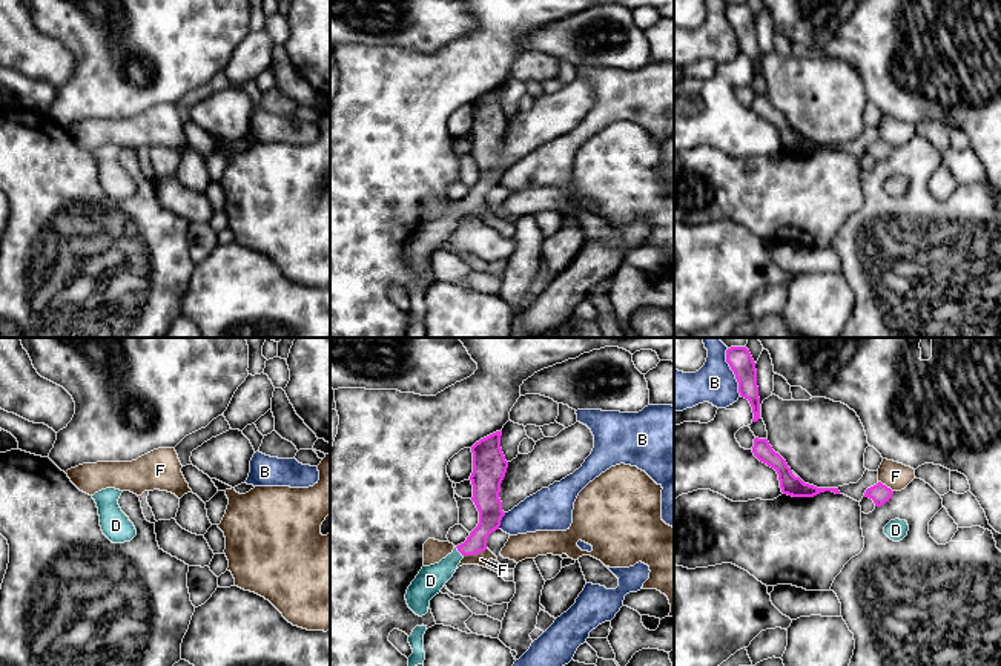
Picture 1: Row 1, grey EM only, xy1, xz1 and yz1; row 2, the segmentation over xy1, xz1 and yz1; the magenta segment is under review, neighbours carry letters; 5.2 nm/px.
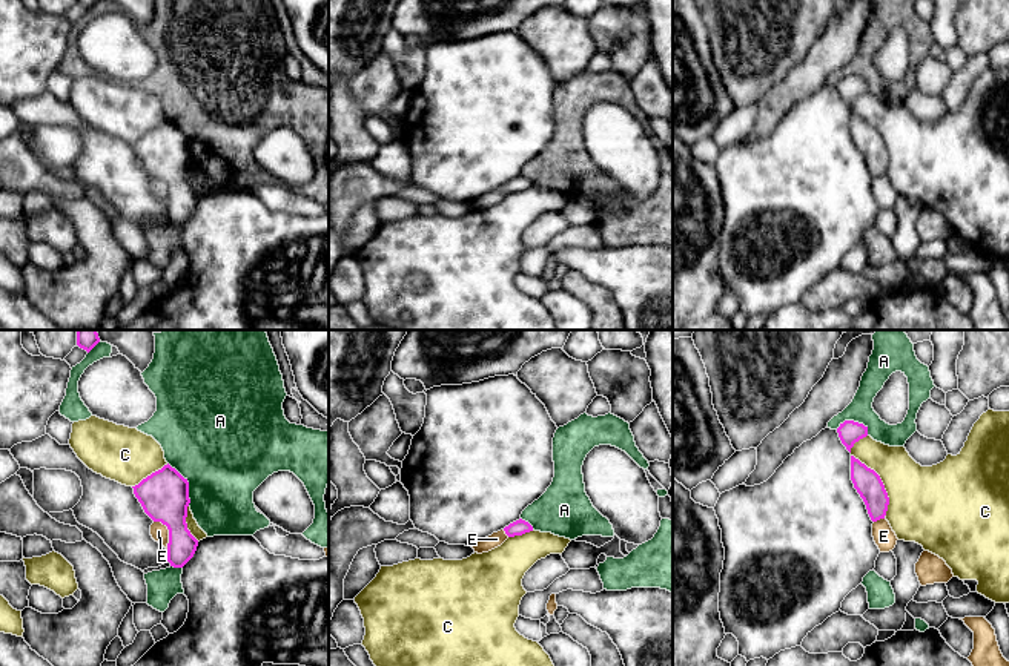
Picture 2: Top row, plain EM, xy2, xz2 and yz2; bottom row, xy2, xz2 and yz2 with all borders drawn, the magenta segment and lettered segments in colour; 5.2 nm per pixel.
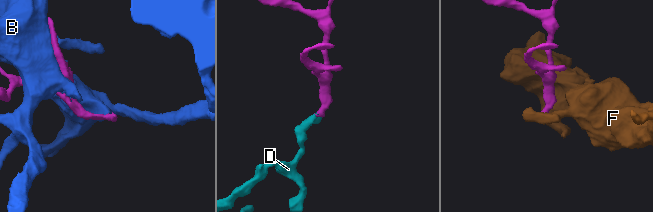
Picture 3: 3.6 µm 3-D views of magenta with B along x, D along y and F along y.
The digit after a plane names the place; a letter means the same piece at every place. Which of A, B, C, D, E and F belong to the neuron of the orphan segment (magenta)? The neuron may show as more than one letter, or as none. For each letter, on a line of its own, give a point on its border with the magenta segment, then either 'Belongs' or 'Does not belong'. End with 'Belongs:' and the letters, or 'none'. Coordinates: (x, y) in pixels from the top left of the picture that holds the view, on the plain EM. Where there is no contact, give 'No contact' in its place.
A: Touches magenta at xy2 (188, 140). Does not belong
B: Touches magenta at yz1 (733, 26). Does not belong
C: Touches magenta at yz2 (882, 138). Does not belong
D: Touches magenta at xz1 (458, 206). Belongs
E: Touches magenta at xy2 (169, 187). Does not belong
F: Touches magenta at xz1 (475, 211). Does not belong
Belongs: D

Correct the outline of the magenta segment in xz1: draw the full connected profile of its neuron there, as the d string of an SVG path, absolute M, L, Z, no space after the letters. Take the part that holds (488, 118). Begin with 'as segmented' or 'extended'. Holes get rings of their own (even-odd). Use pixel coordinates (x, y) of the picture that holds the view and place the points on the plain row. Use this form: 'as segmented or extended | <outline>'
extended | M502 86L481 95L471 103L471 157L479 167L477 183L464 199L454 203L453 209L439 219L422 223L407 246L407 261L419 273L428 269L430 256L439 250L444 241L453 233L461 216L465 212L476 212L485 207L488 192L500 183L505 169L502 167L499 149L508 124L508 118L500 104L500 92Z

